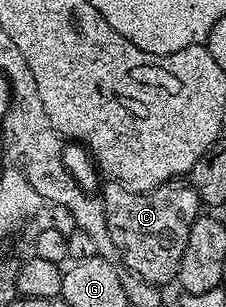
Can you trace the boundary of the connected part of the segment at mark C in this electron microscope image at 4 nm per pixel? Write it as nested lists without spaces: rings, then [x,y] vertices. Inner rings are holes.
[[[113,180],[106,184],[101,190],[105,223],[109,223],[109,239],[113,239],[118,260],[151,285],[172,284],[179,276],[185,243],[189,243],[189,227],[201,216],[197,191],[189,183],[168,183],[147,193],[134,193]]]

